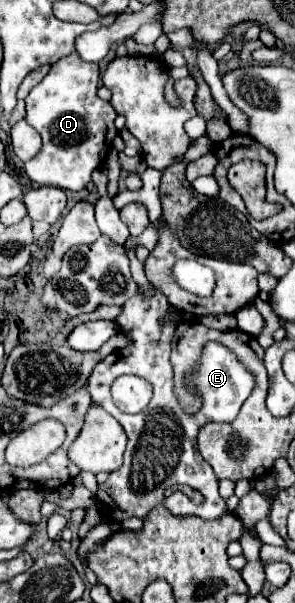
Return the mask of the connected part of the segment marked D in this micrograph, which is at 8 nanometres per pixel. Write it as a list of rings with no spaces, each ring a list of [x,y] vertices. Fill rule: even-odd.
[[[69,54],[55,62],[49,70],[49,74],[43,78],[41,84],[37,84],[29,96],[25,98],[27,104],[27,122],[41,134],[43,146],[33,160],[25,162],[25,172],[29,180],[37,182],[39,186],[55,186],[61,190],[83,190],[91,182],[91,172],[99,168],[99,164],[105,162],[107,150],[111,148],[109,134],[115,134],[115,112],[113,106],[97,96],[97,84],[99,84],[99,66],[81,60],[77,54]]]

